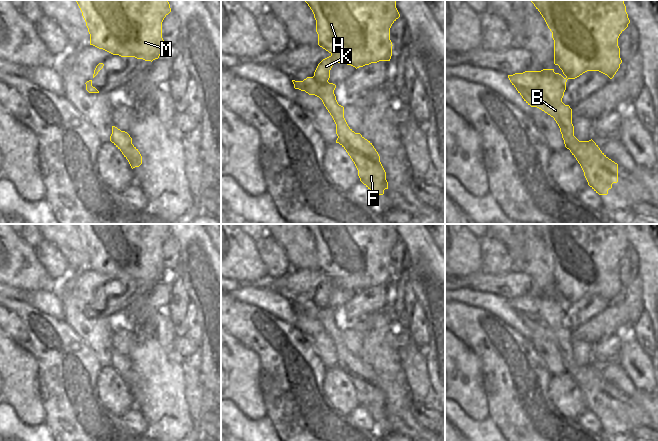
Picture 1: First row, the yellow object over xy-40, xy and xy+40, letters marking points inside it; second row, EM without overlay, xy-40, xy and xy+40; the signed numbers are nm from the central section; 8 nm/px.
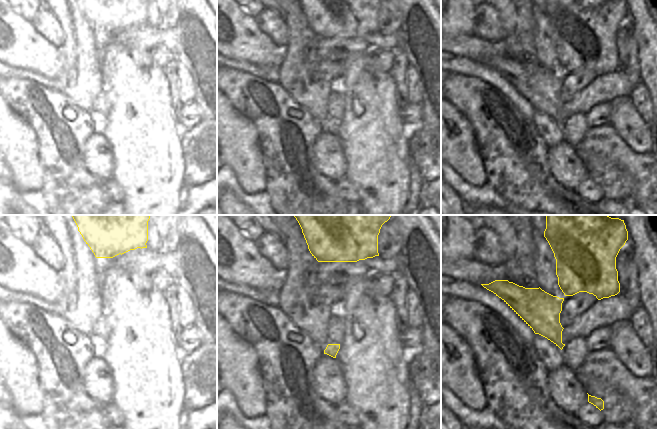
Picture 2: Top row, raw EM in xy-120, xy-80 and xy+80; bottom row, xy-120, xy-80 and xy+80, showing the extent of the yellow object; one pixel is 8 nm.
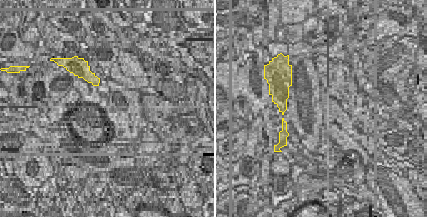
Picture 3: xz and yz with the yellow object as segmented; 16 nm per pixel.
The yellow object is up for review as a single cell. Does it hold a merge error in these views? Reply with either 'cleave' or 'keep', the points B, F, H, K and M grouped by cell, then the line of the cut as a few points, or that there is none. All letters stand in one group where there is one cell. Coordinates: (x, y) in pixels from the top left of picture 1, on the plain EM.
cleave | B F K / H M | xy (331, 278), (340, 286)

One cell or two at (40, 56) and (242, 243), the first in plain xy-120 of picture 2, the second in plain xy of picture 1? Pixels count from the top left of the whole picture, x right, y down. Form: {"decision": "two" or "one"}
{"decision": "one"}

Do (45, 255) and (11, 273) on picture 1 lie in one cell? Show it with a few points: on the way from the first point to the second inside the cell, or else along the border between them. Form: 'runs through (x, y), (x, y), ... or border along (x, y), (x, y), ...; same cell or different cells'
border along (33, 247), (35, 257), (52, 278); different cells

